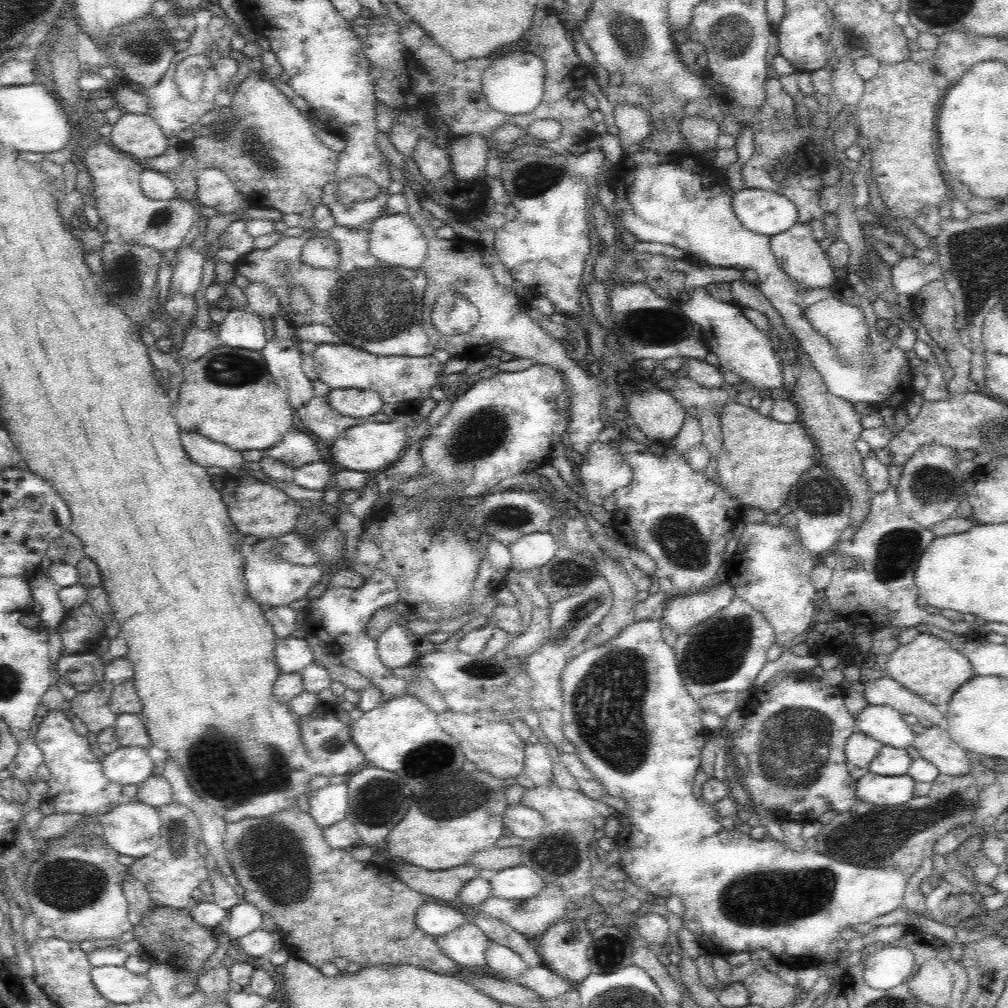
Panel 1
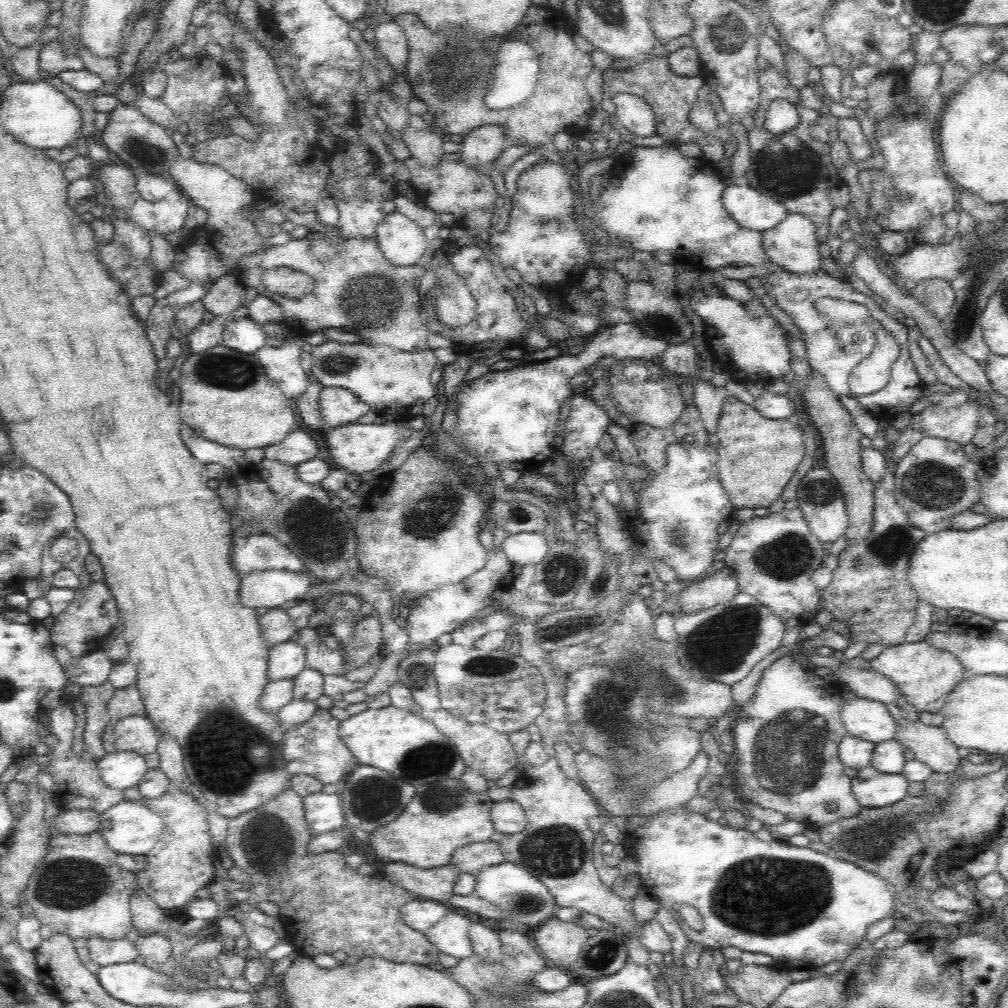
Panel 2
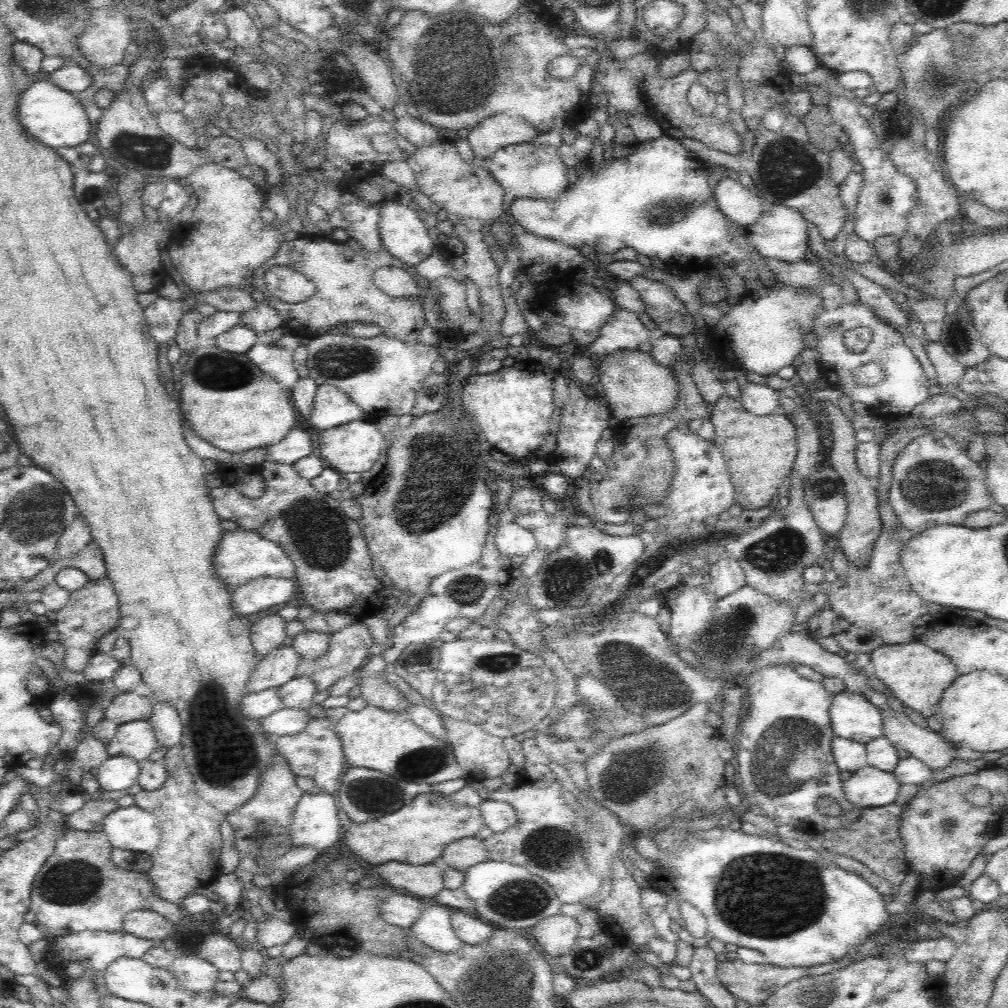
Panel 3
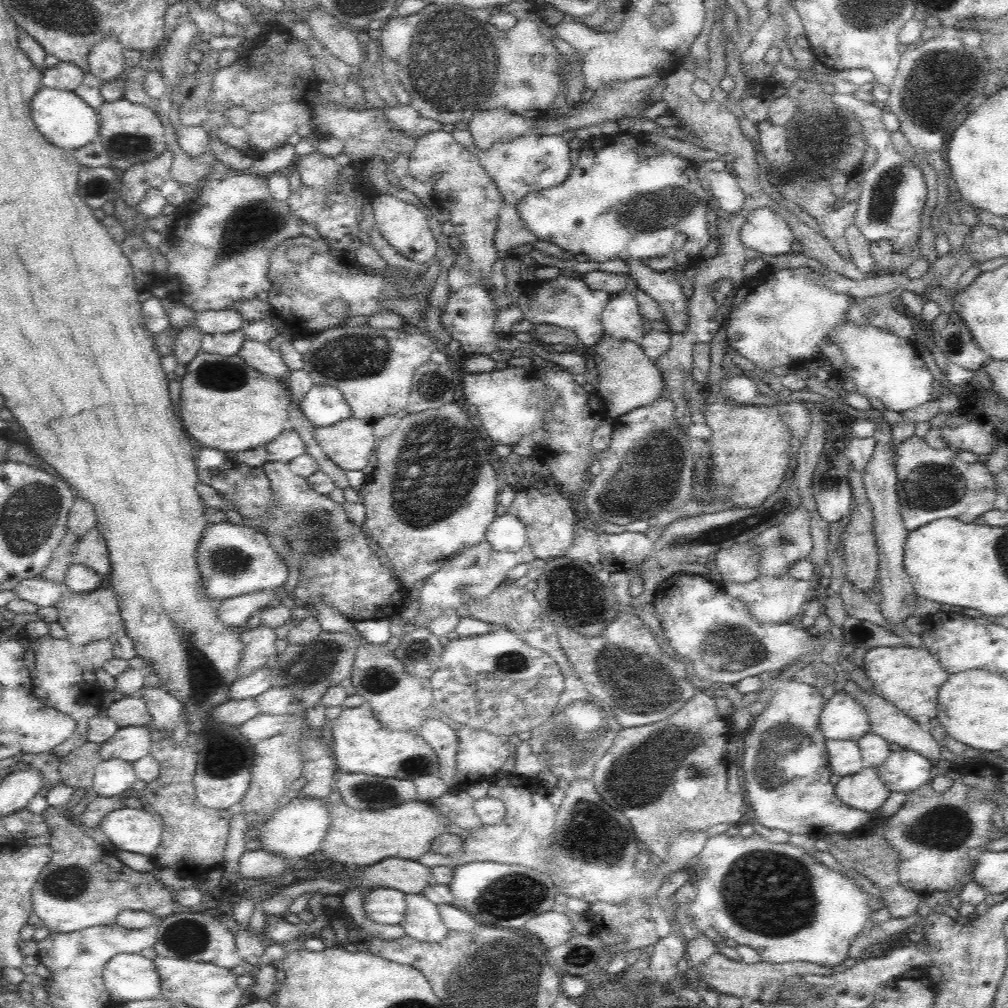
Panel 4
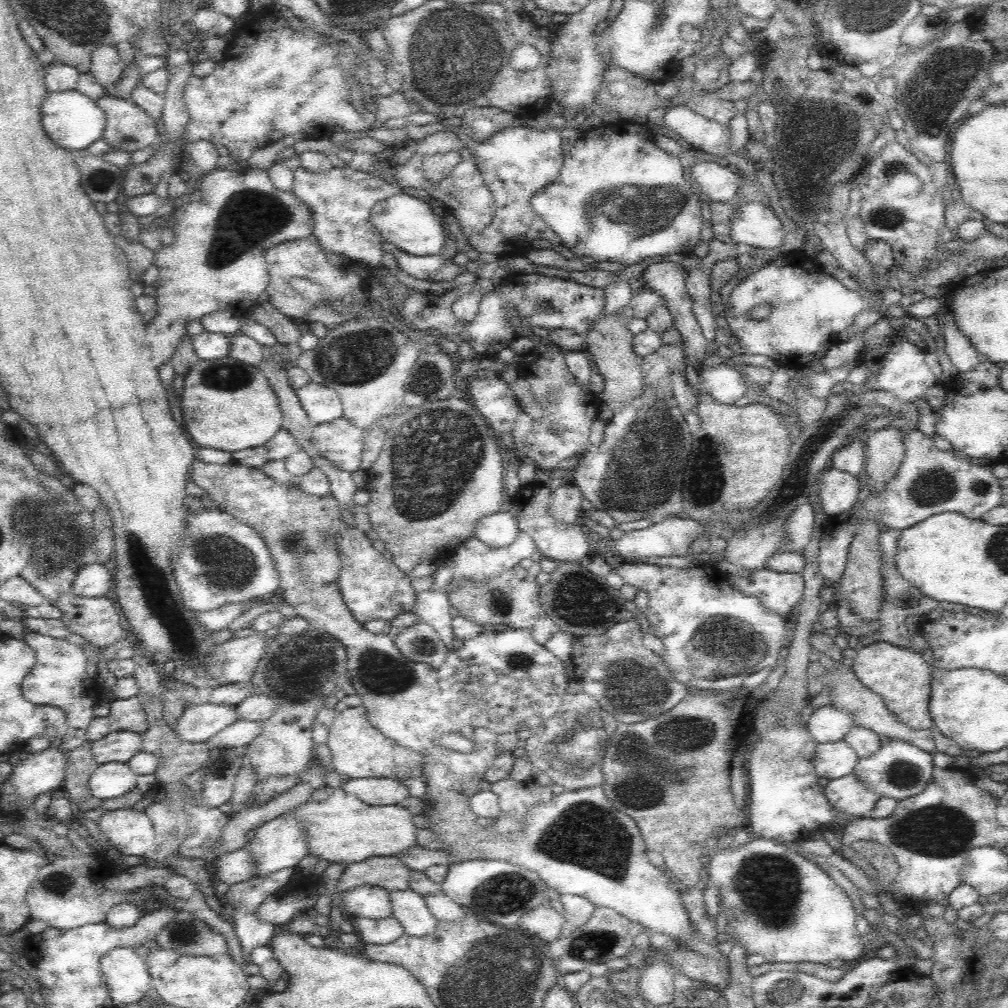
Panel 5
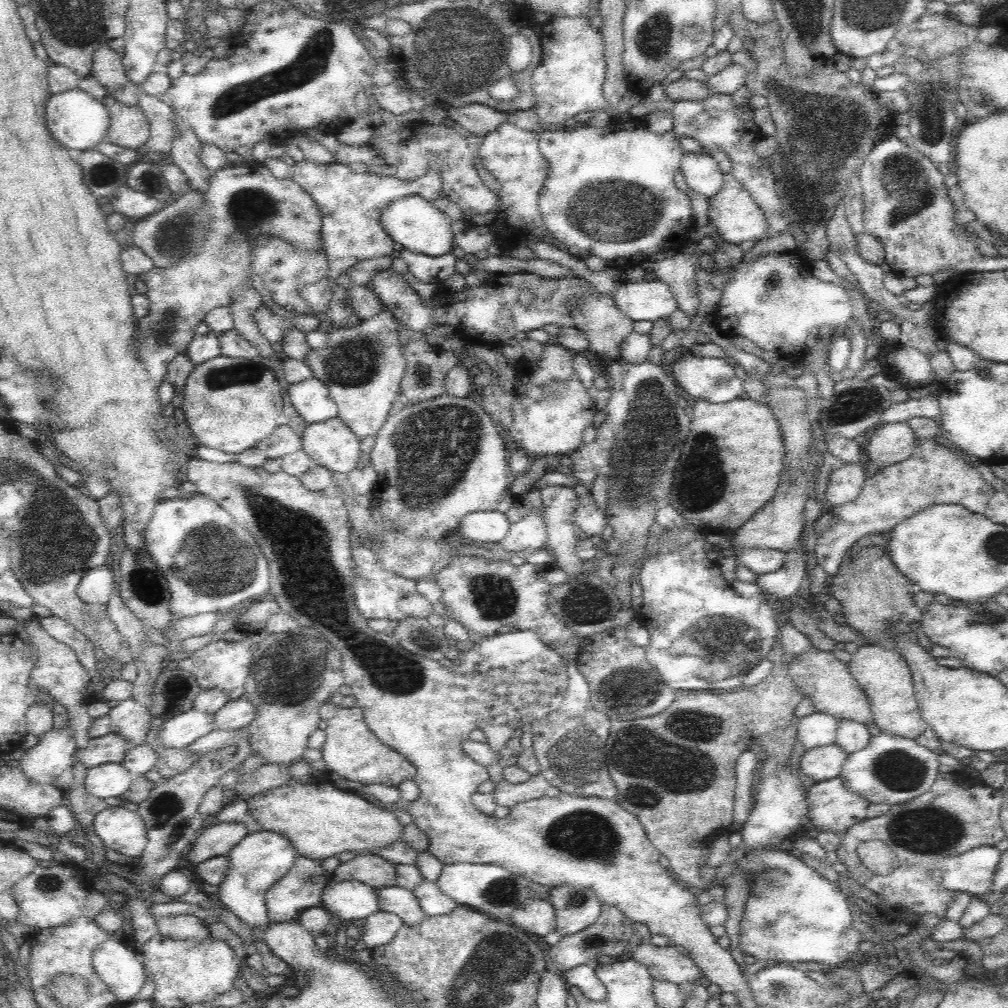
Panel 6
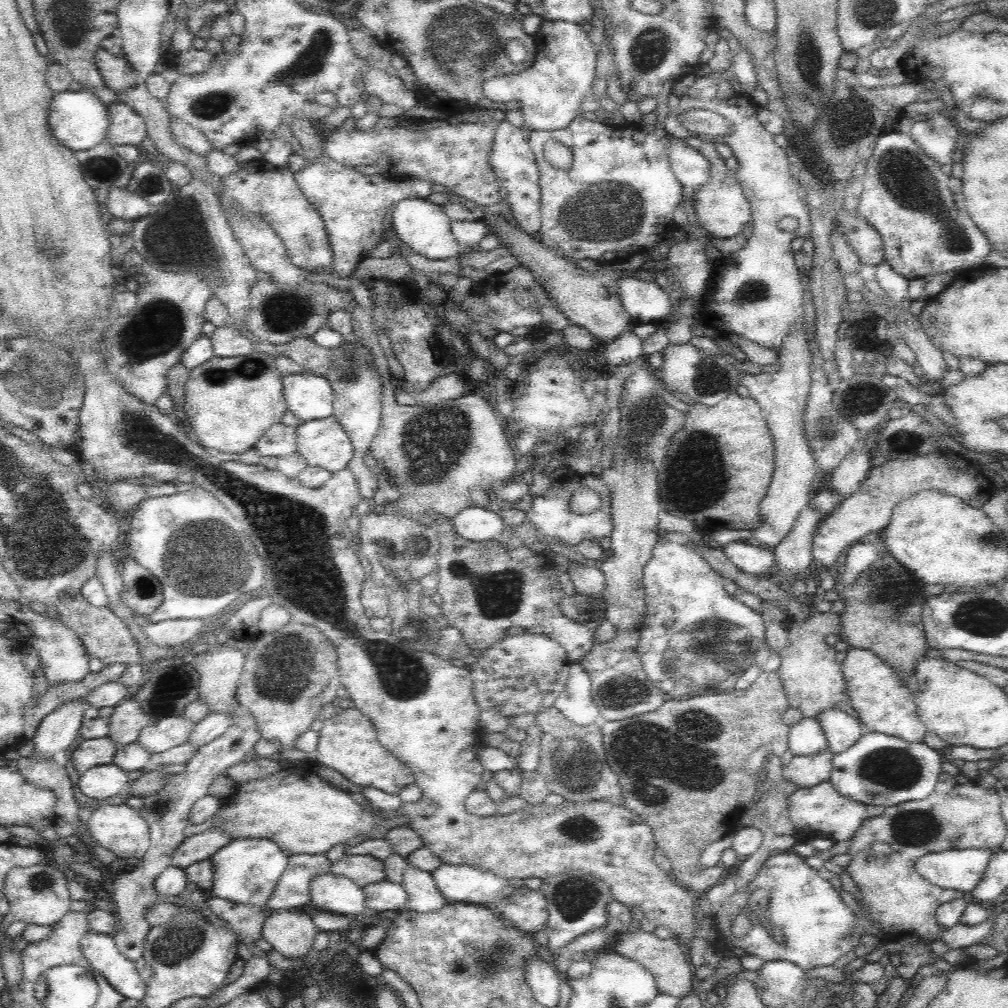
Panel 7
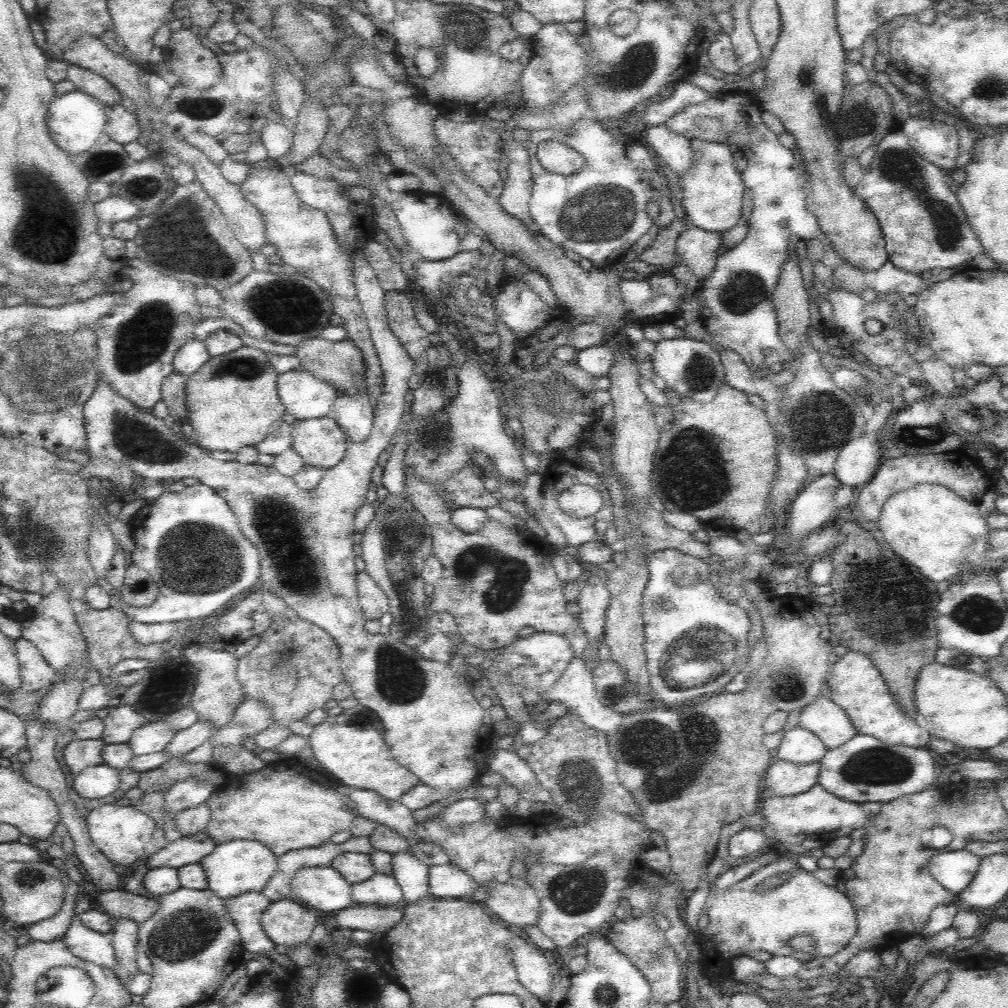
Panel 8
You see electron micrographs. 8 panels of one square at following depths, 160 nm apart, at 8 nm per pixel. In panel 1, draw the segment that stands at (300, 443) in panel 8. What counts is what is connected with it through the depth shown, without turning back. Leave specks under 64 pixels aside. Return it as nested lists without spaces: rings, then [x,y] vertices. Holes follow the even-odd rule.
[[[398,419],[390,422],[364,422],[362,426],[352,426],[343,430],[334,438],[330,450],[332,460],[340,464],[340,468],[357,470],[358,472],[372,472],[380,468],[388,468],[398,461],[409,446],[406,438],[406,427]]]

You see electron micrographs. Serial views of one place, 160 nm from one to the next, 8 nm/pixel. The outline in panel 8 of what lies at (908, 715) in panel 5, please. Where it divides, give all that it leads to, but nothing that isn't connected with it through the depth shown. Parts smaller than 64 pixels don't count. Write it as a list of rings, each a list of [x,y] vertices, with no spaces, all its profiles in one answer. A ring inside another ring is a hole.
[[[848,651],[837,662],[831,664],[830,669],[826,681],[826,693],[848,715],[858,734],[874,737],[885,745],[926,748],[926,744],[930,741],[928,729],[920,727],[920,724],[896,705],[884,678],[868,656]]]

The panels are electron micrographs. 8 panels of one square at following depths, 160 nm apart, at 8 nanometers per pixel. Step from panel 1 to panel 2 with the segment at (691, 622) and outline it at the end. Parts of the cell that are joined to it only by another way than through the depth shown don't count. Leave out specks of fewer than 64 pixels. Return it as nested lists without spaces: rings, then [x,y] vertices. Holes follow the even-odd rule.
[[[729,567],[711,570],[700,580],[689,582],[679,595],[679,610],[696,613],[715,605],[730,603],[738,592],[736,571]]]

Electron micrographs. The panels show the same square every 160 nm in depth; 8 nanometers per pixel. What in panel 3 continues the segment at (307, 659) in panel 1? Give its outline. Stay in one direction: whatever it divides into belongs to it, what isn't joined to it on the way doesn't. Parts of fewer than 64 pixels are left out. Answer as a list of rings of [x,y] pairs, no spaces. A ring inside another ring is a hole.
[[[282,645],[258,659],[248,680],[248,692],[282,687],[297,676],[300,656],[289,646]]]

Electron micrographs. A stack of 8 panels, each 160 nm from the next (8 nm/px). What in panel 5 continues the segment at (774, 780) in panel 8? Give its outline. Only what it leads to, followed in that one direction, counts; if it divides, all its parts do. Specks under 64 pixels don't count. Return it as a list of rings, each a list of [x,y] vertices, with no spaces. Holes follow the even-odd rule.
[[[842,739],[838,742],[817,743],[813,761],[816,774],[834,780],[852,774],[859,756]]]

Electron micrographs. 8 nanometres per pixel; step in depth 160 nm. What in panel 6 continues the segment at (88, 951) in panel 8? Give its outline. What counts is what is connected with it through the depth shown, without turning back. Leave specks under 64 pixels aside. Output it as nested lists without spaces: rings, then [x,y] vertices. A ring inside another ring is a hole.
[[[108,938],[106,942],[101,942],[92,952],[92,964],[96,974],[114,994],[120,1005],[134,1000],[144,984],[146,970],[140,954],[132,948],[127,948],[122,940]]]

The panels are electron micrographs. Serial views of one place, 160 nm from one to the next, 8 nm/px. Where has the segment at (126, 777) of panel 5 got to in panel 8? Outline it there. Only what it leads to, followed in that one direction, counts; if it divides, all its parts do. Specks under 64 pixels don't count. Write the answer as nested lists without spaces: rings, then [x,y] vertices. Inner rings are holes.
[[[104,763],[87,766],[74,776],[73,789],[82,798],[104,798],[111,795],[120,784],[118,771]]]

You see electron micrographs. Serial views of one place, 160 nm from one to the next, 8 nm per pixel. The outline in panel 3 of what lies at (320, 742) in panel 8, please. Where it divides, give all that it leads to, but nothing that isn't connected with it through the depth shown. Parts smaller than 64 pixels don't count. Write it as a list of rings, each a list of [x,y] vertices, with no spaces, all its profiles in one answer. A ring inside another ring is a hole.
[[[368,704],[360,711],[350,711],[335,720],[334,730],[340,737],[347,767],[380,770],[423,787],[462,777],[462,767],[456,761],[448,740],[442,741],[428,734],[409,718],[394,711]]]

